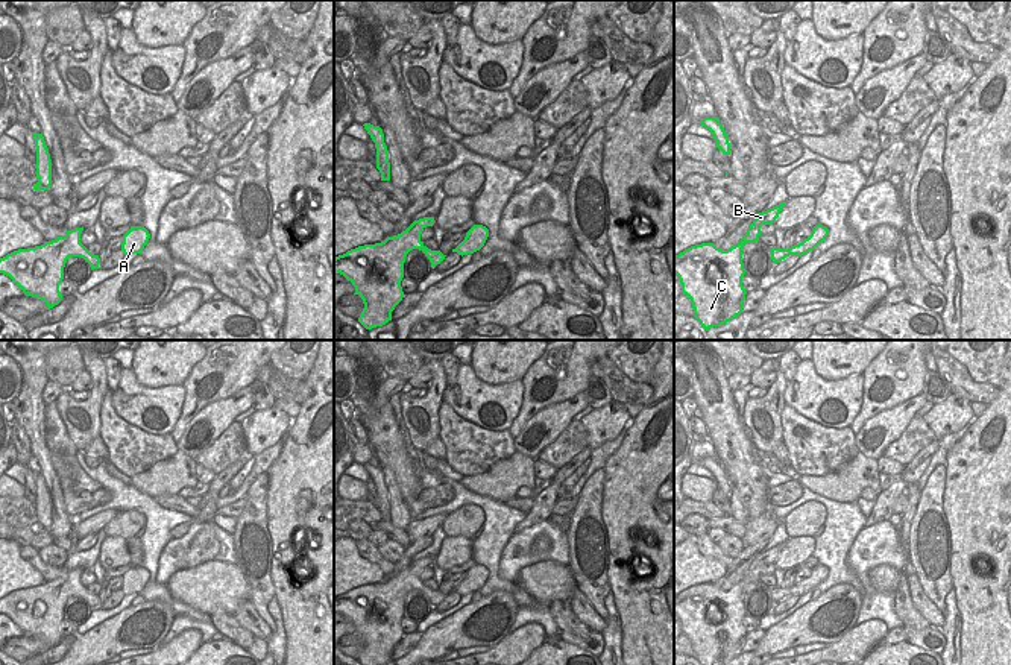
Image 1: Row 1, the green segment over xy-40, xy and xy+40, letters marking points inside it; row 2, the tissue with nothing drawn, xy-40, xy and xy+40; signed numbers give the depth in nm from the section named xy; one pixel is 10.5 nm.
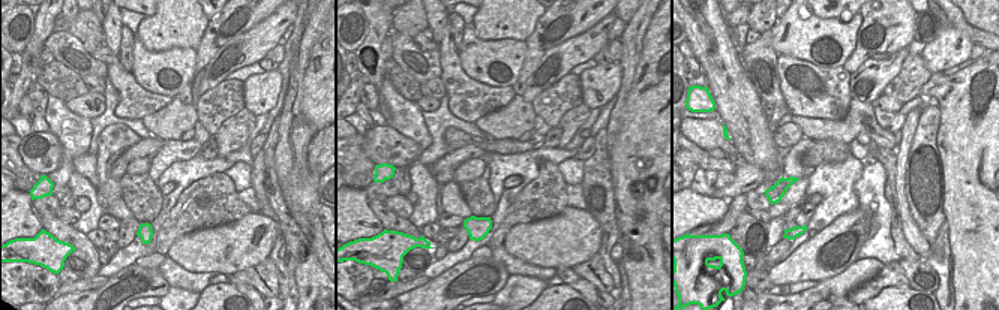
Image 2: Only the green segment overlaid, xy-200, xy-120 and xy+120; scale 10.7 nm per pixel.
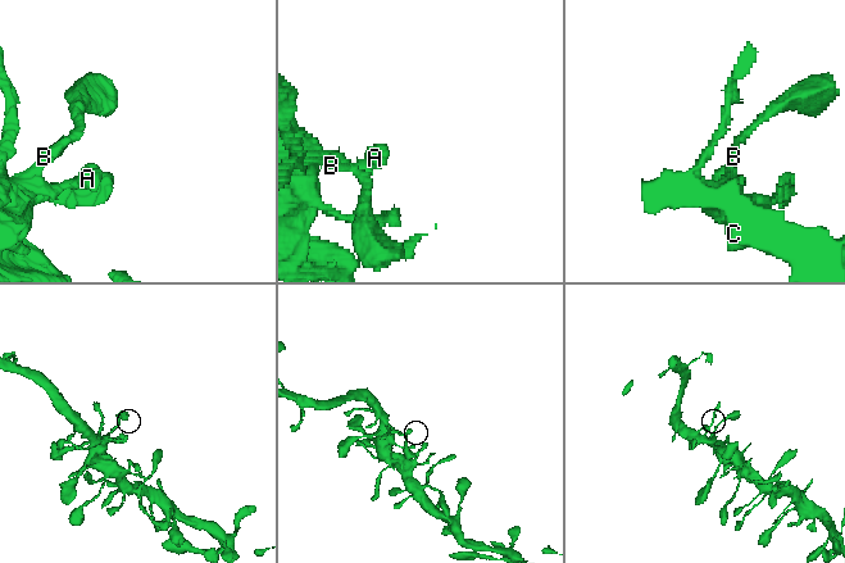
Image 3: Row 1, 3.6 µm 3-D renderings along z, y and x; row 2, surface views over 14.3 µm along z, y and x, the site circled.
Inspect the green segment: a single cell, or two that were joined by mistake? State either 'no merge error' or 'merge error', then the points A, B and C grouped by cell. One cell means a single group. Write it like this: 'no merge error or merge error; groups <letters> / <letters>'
no merge error; groups A B C

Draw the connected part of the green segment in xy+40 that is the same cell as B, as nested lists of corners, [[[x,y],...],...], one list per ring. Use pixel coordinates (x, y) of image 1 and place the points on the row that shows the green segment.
[[[785,202],[756,216],[742,240],[727,251],[713,243],[691,246],[674,257],[674,273],[682,284],[682,293],[691,299],[694,317],[704,329],[720,326],[742,313],[745,275],[742,249],[759,241],[761,226],[774,223]]]

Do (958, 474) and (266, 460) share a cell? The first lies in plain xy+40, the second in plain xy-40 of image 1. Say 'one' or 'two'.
two

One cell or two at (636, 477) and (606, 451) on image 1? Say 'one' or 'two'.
two

